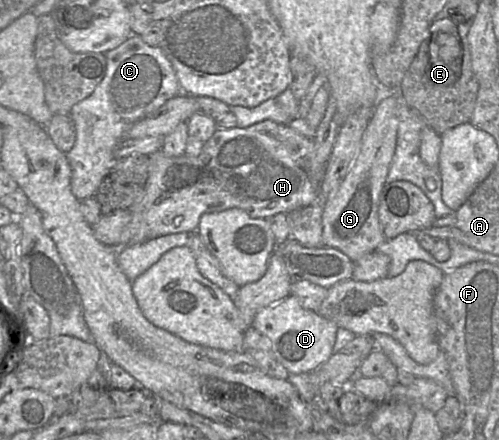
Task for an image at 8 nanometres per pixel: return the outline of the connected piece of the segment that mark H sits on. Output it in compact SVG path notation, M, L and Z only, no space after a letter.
M264 120L248 127L217 129L205 142L198 156L168 157L162 150L149 155L145 195L133 204L132 219L124 228L117 251L156 237L197 230L200 218L207 213L231 208L244 210L252 218L267 218L277 243L290 238L287 214L312 204L320 204L326 164L318 160L314 137L307 137L287 124Z

